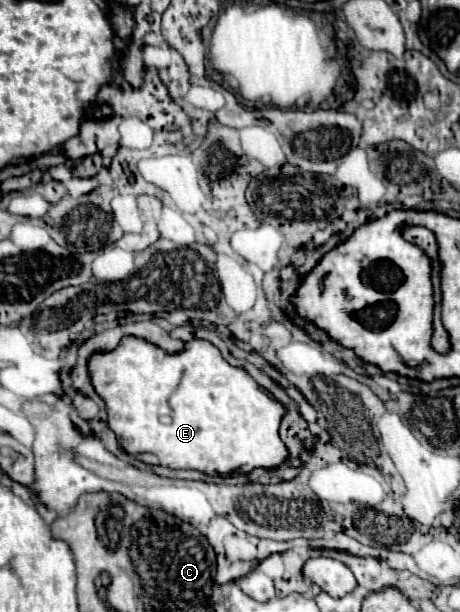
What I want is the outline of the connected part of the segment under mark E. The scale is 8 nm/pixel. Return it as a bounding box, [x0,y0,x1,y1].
[88,337,288,475]

